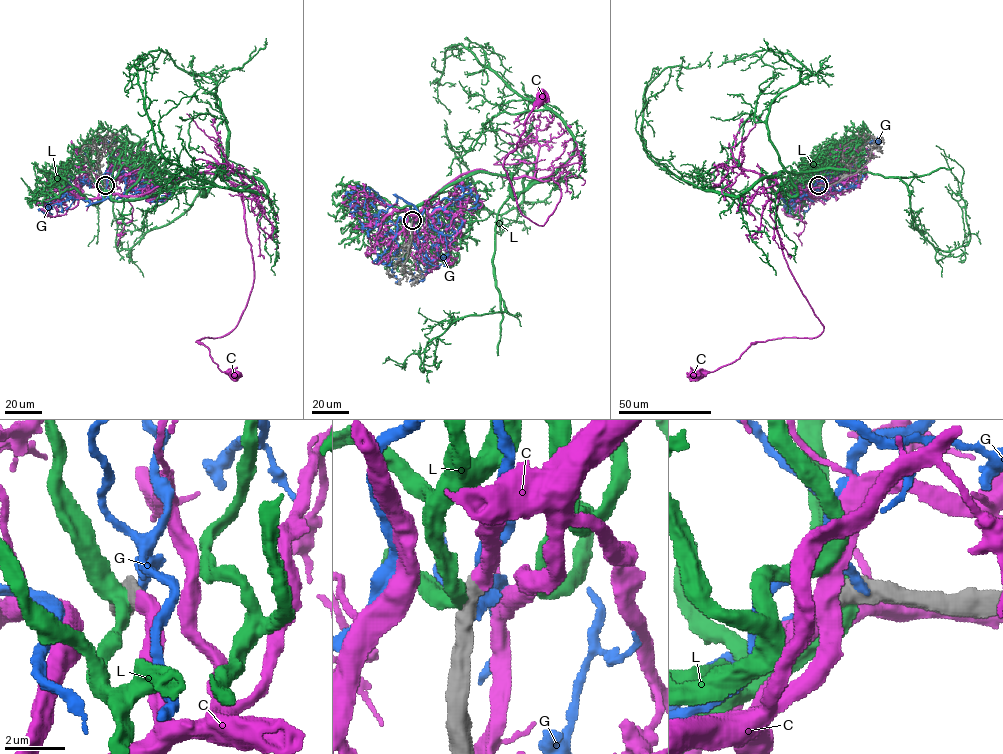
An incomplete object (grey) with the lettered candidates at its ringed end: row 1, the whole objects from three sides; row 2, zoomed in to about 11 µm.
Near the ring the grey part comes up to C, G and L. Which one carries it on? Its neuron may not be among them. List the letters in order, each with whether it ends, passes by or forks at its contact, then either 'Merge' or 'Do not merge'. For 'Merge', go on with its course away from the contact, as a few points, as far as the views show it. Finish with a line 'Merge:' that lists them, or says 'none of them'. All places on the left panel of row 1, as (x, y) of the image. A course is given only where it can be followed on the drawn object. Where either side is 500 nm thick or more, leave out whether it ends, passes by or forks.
C: Merge. Its course: (105, 186), (107, 193), (140, 195), (207, 172), (236, 189), (254, 282), (238, 324), (196, 342), (233, 376)
G: Do not merge
L: Do not merge
Merge: C

